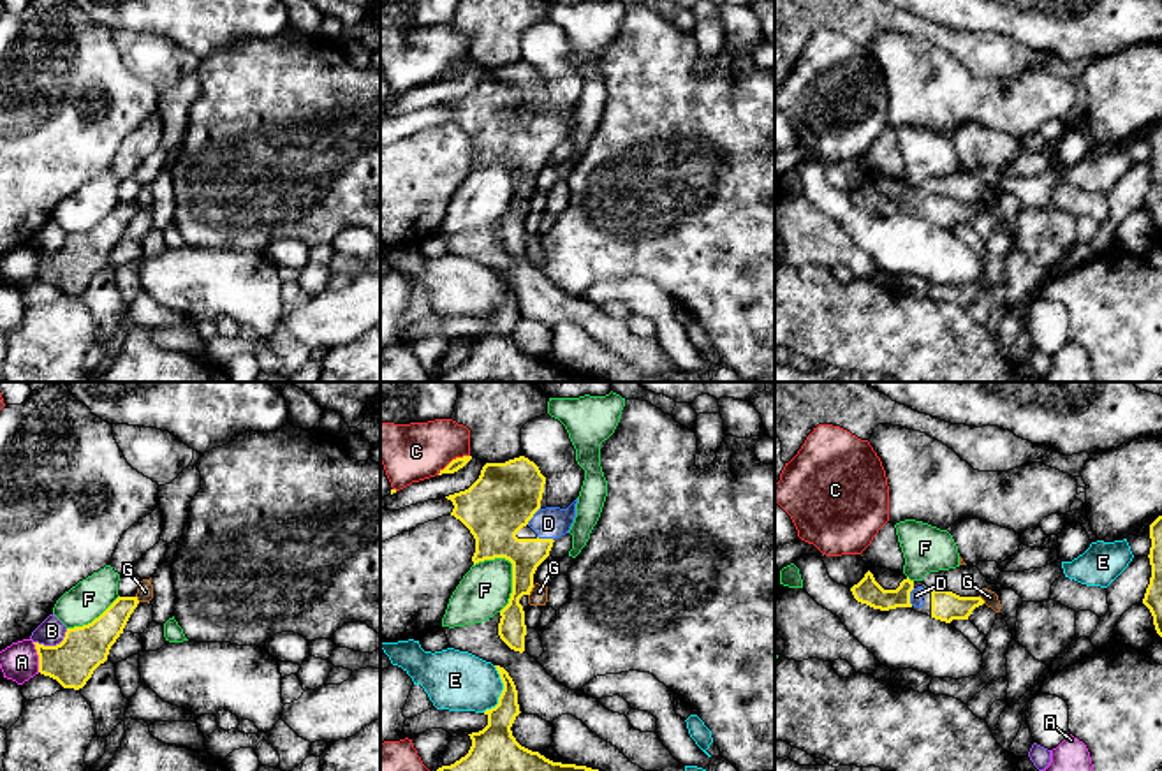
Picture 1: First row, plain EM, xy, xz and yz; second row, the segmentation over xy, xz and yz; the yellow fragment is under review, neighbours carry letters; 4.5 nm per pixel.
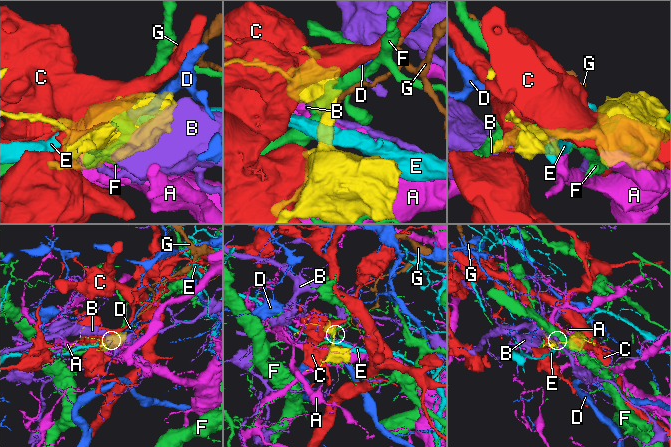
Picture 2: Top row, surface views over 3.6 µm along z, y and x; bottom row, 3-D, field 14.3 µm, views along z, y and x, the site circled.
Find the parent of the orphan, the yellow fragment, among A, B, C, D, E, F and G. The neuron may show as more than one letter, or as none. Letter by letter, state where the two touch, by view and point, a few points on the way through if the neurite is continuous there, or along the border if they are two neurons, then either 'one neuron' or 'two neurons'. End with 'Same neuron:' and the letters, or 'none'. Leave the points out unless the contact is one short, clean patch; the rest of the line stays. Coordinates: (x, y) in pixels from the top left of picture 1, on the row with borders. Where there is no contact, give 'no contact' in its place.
A: xy (39, 657) | two neurons
B: xy (53, 646) | along xy (67, 629), (66, 636), (55, 645), (34, 643) | two neurons
C: xz (453, 460) | two neurons
D: xz (546, 539) | across xz (506, 502), (518, 544), (546, 539), (548, 523) | one neuron
E: xz (502, 692) | two neurons
F: xz (513, 585) | two neurons
G: xz (530, 590) | along xz (534, 585), (529, 595) | two neurons
Same neuron: D

